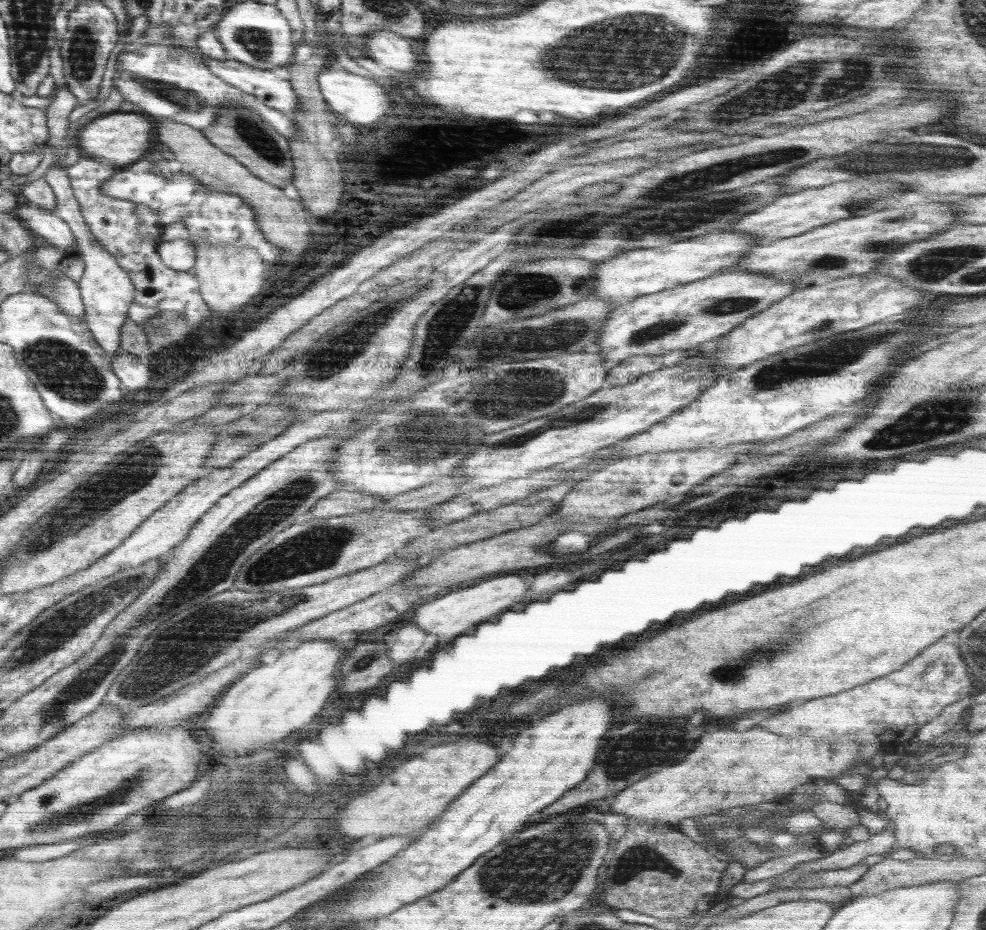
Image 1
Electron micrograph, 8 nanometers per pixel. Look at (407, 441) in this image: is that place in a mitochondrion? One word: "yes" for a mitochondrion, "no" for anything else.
yes

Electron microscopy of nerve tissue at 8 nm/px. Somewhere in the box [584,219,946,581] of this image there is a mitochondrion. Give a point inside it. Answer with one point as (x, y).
(813, 363)

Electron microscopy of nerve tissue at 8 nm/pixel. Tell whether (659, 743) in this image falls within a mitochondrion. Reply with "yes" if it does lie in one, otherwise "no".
yes

